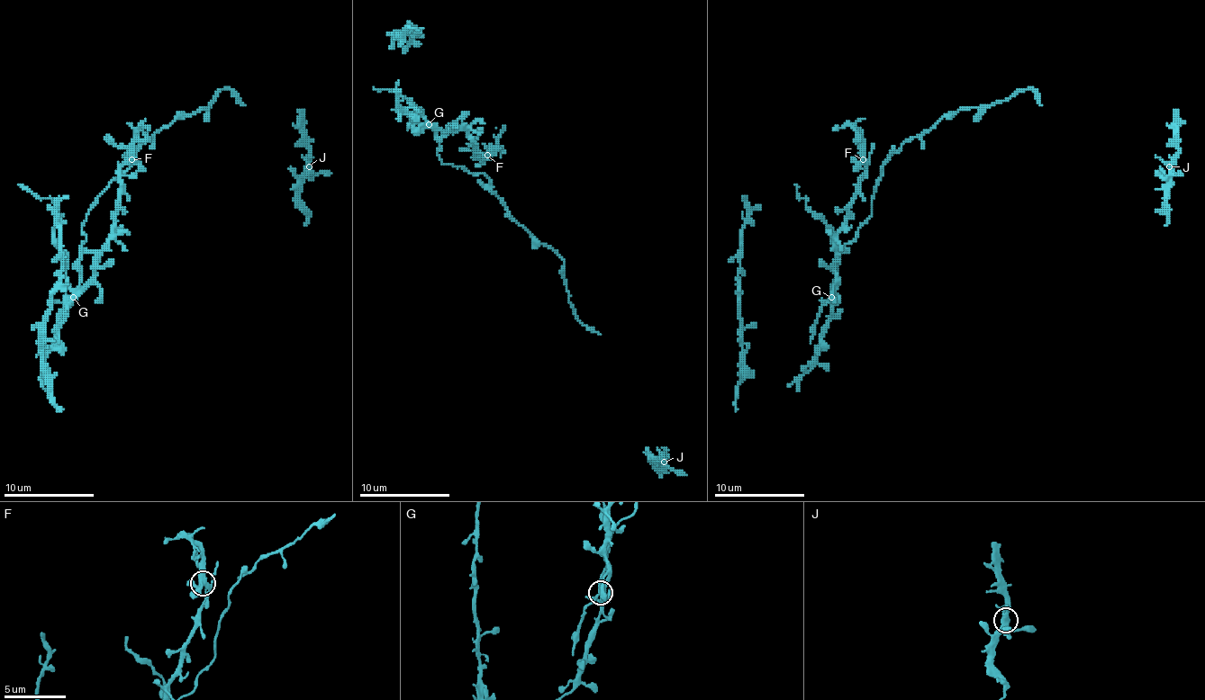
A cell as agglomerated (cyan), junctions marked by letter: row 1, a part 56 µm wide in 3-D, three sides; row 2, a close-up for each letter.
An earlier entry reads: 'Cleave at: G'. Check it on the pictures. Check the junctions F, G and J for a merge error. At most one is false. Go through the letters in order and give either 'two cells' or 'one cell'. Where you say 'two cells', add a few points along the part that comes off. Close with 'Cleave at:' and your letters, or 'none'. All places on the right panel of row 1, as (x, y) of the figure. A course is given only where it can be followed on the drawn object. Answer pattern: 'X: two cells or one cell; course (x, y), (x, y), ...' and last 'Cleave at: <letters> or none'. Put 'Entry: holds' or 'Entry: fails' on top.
Entry: holds
F: one cell
G: two cells; course (830, 298), (835, 259), (872, 210), (881, 168), (892, 153), (963, 107), (990, 107), (1026, 89), (1042, 105)
J: one cell
Cleave at: G

